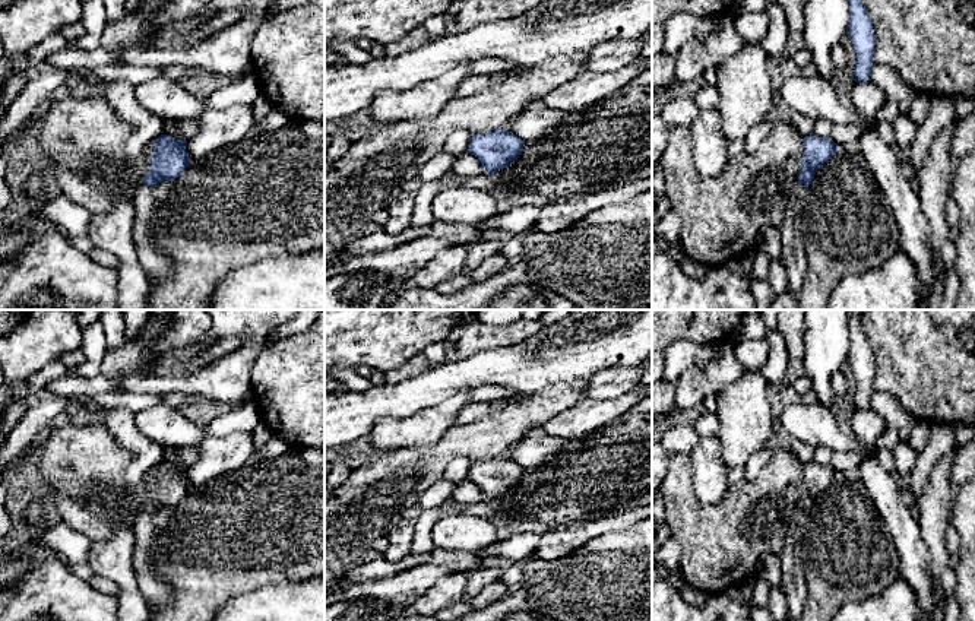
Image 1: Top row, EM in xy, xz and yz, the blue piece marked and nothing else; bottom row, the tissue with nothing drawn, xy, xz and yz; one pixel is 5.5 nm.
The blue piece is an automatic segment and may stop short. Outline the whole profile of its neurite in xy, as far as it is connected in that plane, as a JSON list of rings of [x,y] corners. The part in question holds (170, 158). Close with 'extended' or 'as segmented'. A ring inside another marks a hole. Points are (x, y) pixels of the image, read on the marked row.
[[[161,134],[155,140],[152,162],[143,183],[134,193],[133,243],[149,282],[167,279],[172,273],[172,262],[155,244],[152,222],[156,207],[165,203],[175,180],[190,165],[186,146],[186,140]]]; extended

